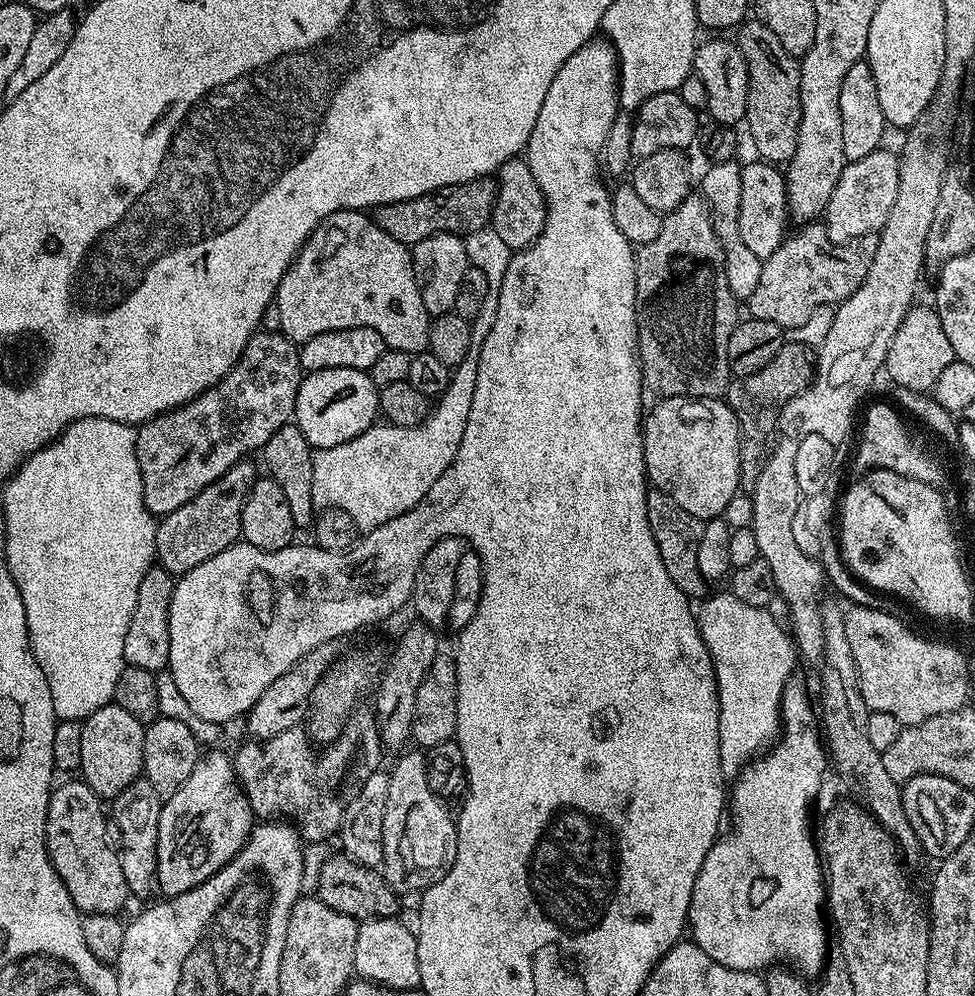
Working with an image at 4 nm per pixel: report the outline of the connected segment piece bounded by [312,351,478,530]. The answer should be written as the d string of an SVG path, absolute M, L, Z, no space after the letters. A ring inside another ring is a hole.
M475 351L468 352L462 363L454 369L454 375L449 379L448 388L438 397L440 404L431 409L428 417L418 426L410 426L403 428L397 424L389 424L387 422L377 422L368 428L362 434L358 434L358 438L350 438L350 442L342 442L338 446L330 446L329 448L318 448L313 451L313 506L316 510L325 508L337 508L338 510L346 510L346 514L350 514L350 518L354 518L357 529L371 530L382 526L382 522L390 522L390 518L398 518L398 514L406 514L406 510L410 510L414 506L418 506L418 502L422 502L422 498L426 498L426 494L430 490L430 486L434 486L434 482L438 482L438 478L442 478L442 470L446 470L446 466L450 466L450 462L454 462L454 454L458 454L458 446L462 443L462 434L466 434L466 418L470 418L470 406L474 402L474 386L478 382L478 355Z

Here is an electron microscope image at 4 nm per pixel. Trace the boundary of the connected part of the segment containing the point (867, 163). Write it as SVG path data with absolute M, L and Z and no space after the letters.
M877 150L866 154L866 158L845 163L842 178L838 186L834 186L834 194L830 194L830 202L822 213L824 229L835 244L863 241L868 238L864 236L879 233L886 218L890 218L890 209L898 199L901 157L884 151Z

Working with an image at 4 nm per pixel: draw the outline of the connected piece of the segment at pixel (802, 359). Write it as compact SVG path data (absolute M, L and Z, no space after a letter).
M786 342L753 376L738 376L729 383L726 402L736 415L740 427L740 488L751 490L756 487L758 474L764 469L766 453L770 448L770 437L777 431L780 410L802 389L808 387L814 375L814 356L804 344Z

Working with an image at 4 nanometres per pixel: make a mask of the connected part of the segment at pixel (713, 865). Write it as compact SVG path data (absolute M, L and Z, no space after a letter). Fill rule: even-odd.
M793 678L788 681L784 686L784 693L782 694L782 702L780 703L780 734L775 744L772 745L771 748L767 749L758 759L753 762L749 762L744 765L744 771L740 773L739 776L735 777L733 786L730 788L730 812L732 808L732 829L725 831L723 835L721 835L714 842L714 846L710 850L710 854L706 854L706 862L702 862L702 870L698 870L698 882L694 882L694 894L690 898L690 910L688 911L688 923L687 927L690 929L690 940L691 943L697 944L702 950L706 950L706 954L710 954L710 958L714 958L714 962L718 962L722 966L726 966L730 970L742 970L743 972L755 972L759 973L761 970L767 969L769 965L773 962L787 962L797 973L803 974L808 978L816 978L819 977L820 973L824 971L824 962L828 958L828 950L830 947L830 941L828 941L828 932L824 929L824 916L826 920L826 872L822 867L821 857L818 855L818 844L814 839L812 840L812 799L815 798L816 795L820 792L820 787L824 784L824 760L826 764L826 744L822 739L822 724L818 719L817 709L814 707L814 700L808 697L808 688L803 684L799 678Z

